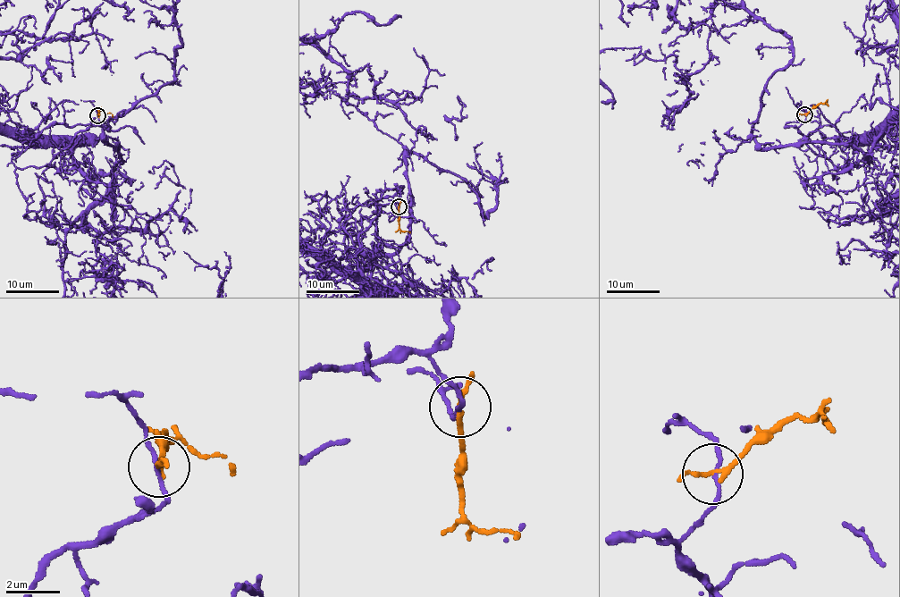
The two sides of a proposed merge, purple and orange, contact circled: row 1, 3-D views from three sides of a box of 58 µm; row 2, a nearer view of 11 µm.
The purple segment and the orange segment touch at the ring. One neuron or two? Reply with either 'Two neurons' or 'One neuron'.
Two neurons

